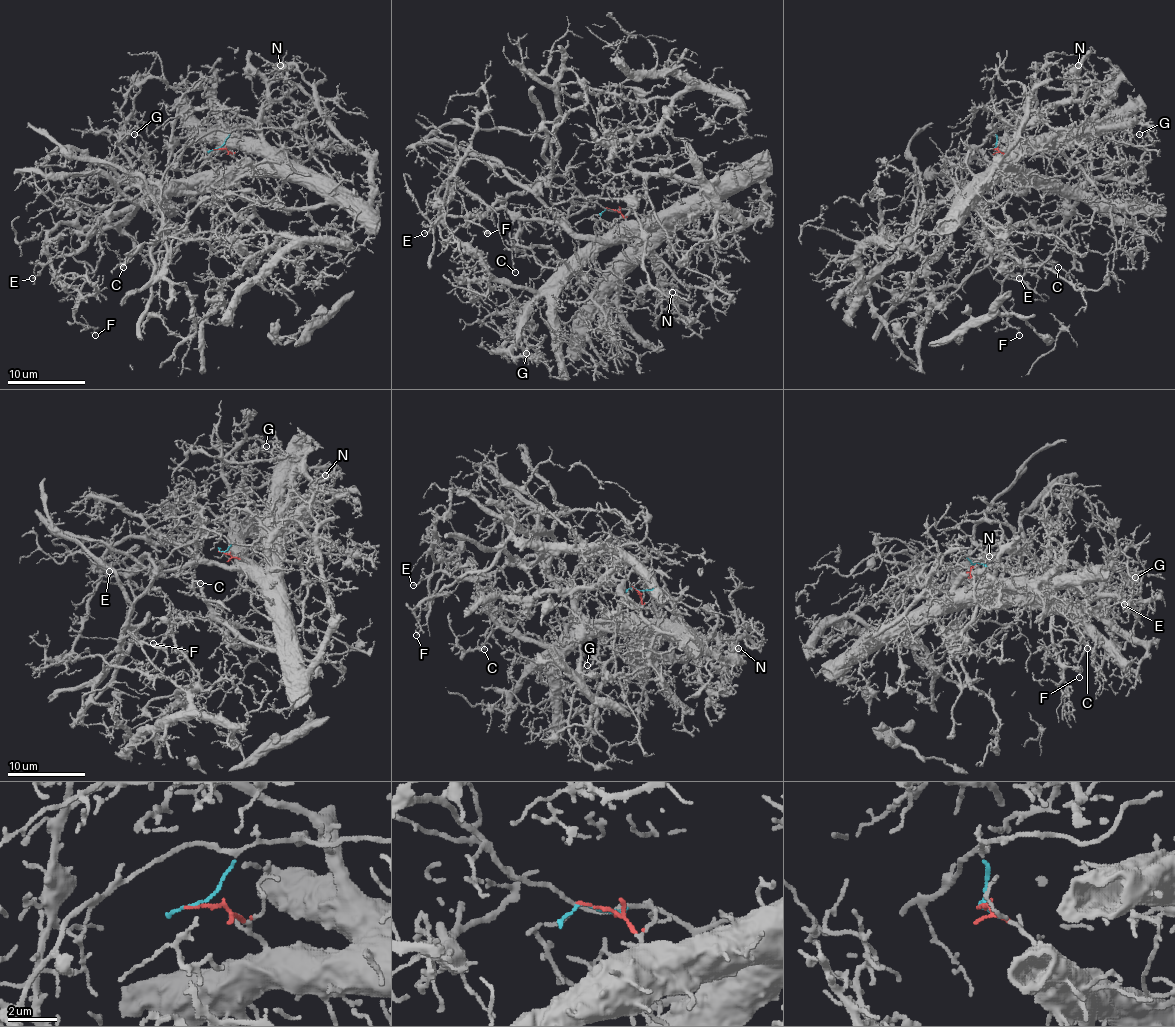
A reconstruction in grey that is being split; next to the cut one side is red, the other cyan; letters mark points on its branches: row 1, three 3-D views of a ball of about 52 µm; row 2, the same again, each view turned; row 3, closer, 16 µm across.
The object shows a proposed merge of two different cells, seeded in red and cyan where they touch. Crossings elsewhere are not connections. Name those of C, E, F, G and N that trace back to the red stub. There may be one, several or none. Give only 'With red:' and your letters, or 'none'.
With red: F, G, N

